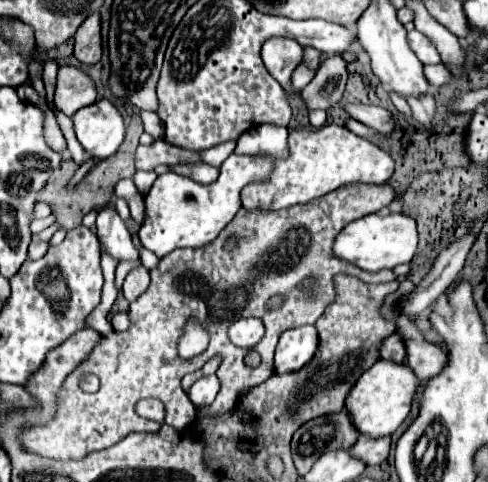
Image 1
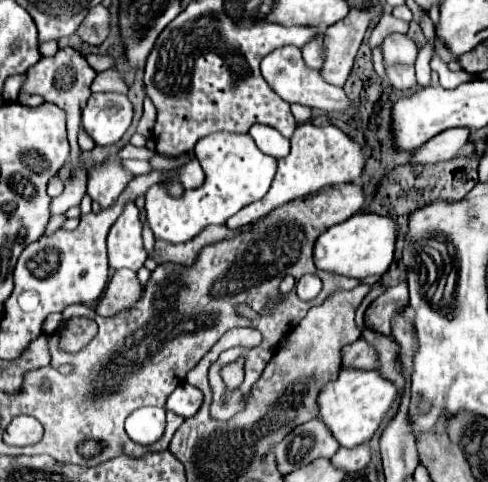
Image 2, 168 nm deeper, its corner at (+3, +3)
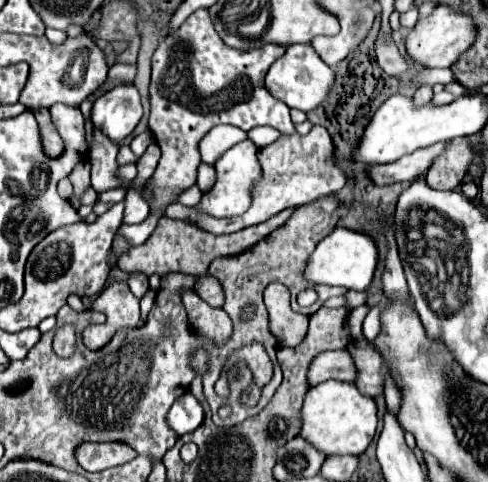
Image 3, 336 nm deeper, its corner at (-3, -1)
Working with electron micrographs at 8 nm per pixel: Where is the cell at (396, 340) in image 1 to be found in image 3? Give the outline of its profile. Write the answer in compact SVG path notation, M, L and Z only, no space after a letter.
M347 349L339 351L325 351L315 357L315 363L309 371L309 383L311 387L327 381L327 379L339 379L339 381L355 381L357 367L353 363L353 357Z

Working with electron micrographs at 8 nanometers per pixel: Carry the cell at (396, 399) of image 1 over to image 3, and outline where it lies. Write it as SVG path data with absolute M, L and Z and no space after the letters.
M323 381L307 391L301 409L301 437L325 455L361 455L375 437L377 429L377 403L373 397L363 395L355 383Z

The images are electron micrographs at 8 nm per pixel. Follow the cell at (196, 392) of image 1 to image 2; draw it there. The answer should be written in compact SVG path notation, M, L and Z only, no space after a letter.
M183 383L181 387L177 387L169 395L167 409L173 411L175 415L183 417L183 419L189 419L189 417L193 417L197 413L201 403L203 403L203 393L197 387L193 387L189 383Z

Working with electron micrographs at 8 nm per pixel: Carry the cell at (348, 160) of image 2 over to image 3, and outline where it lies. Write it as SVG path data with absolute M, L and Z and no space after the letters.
M315 125L307 135L281 135L279 141L259 149L259 163L263 167L263 179L253 191L253 205L249 207L247 213L241 217L231 217L231 219L215 219L207 215L199 215L191 207L173 203L167 207L165 215L173 219L183 219L197 223L201 229L209 233L235 233L251 225L259 225L273 215L285 211L285 209L295 209L299 205L305 205L309 201L315 201L319 197L337 193L341 187L347 183L347 175L341 167L337 167L335 161L335 145L329 135L329 131L321 125Z

